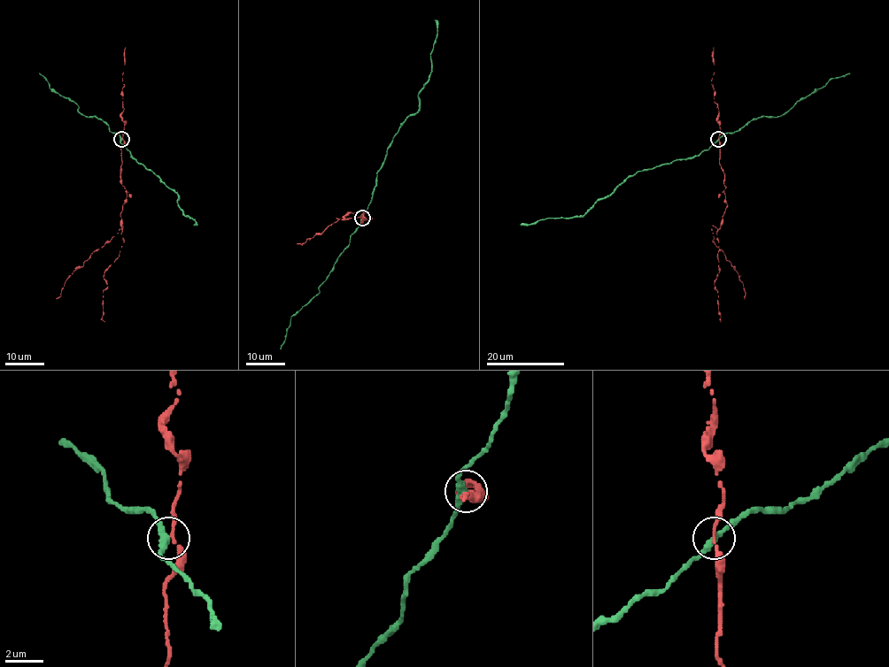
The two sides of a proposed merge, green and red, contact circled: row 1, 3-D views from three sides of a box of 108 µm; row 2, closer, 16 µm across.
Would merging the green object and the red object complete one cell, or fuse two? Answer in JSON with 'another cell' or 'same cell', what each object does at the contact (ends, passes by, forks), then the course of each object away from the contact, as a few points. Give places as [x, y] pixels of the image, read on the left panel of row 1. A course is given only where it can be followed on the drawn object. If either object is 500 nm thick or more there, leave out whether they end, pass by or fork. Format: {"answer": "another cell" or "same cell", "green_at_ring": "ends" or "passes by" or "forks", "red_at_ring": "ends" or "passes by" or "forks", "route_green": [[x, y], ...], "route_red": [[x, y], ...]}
{"answer": "another cell", "green_at_ring": "passes by", "red_at_ring": "passes by", "route_green": [[121, 138], [120, 142], [136, 161], [176, 192], [178, 207], [197, 222], [194, 225]], "route_red": [[122, 138], [120, 180], [127, 201], [122, 204], [121, 229], [122, 226], [73, 272], [56, 298]]}

